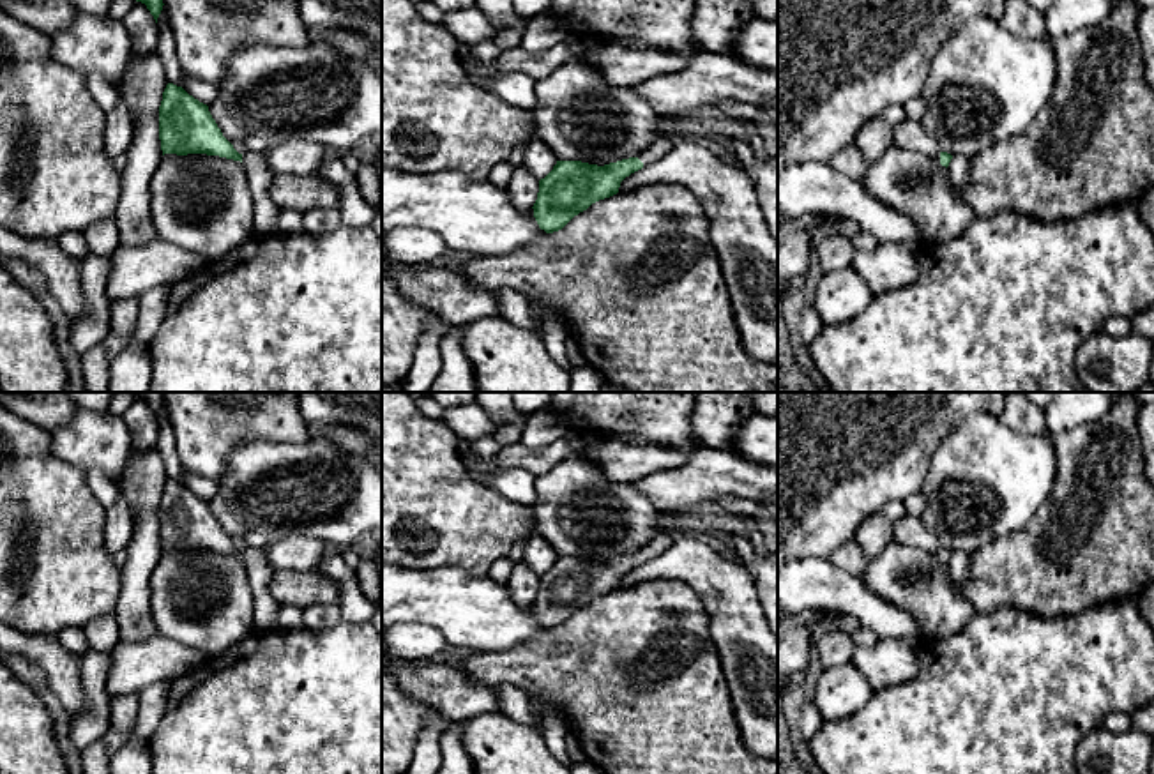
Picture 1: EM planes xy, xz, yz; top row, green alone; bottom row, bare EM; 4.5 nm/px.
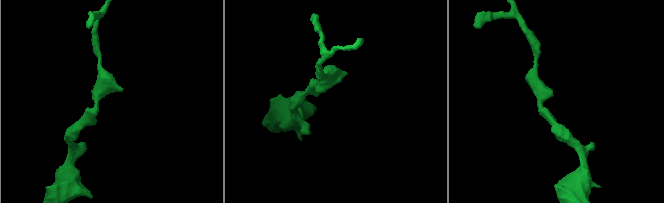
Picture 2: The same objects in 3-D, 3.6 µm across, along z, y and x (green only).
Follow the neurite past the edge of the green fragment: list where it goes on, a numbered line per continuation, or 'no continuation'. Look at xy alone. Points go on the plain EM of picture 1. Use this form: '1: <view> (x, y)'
1: xy (265, 607)

